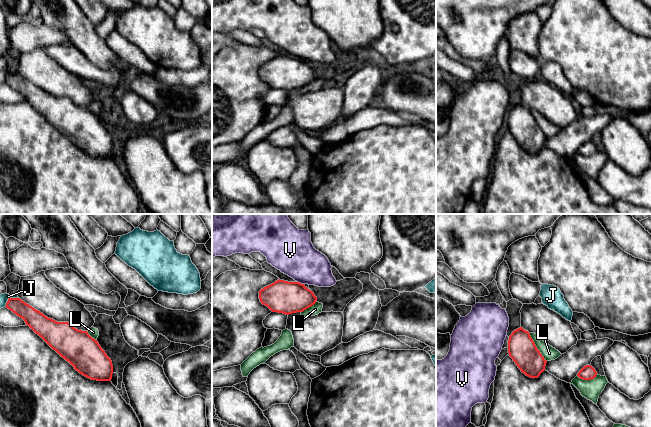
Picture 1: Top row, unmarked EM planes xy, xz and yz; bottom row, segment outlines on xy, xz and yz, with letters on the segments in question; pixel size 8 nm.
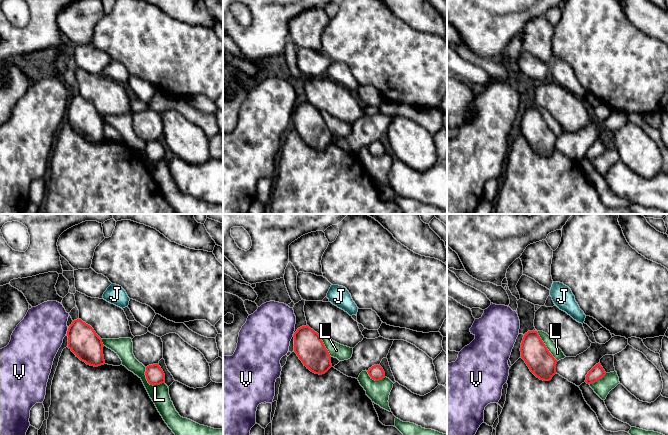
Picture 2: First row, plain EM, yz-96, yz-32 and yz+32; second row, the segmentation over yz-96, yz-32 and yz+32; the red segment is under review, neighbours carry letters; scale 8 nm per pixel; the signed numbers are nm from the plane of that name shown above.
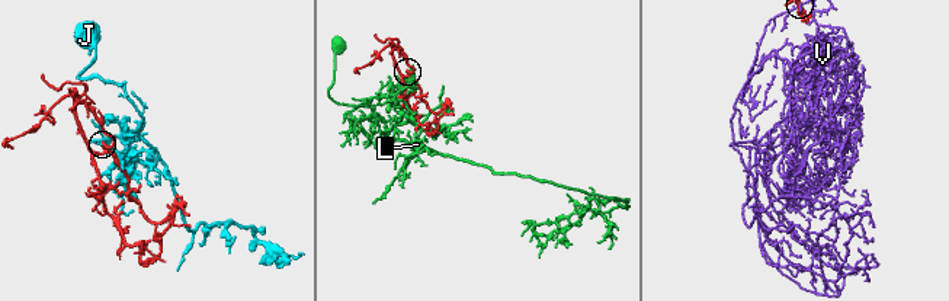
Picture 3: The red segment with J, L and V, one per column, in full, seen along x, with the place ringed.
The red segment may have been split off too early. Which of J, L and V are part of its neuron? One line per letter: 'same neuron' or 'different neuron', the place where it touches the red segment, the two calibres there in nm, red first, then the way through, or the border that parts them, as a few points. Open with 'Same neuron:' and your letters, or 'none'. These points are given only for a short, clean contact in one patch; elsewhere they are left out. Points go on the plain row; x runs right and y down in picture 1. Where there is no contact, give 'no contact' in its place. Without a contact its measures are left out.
Same neuron: none
J: different neuron | xy (9, 74) | 150/70 nm
L: different neuron | yz (536, 123) | 220/120 nm
V: different neuron | xz (300, 59) | 260/340 nm

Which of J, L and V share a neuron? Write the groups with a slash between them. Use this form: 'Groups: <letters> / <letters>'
Groups: J / L / V

